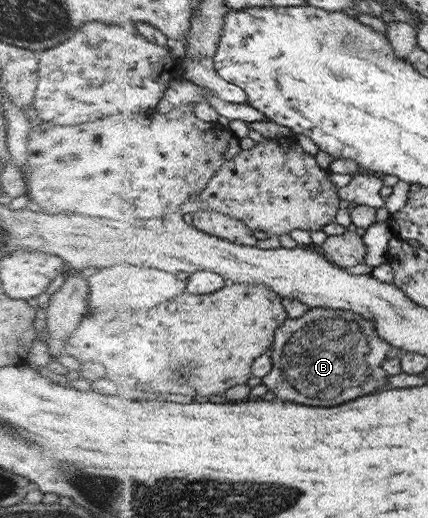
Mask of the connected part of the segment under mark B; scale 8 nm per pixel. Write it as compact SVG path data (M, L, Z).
M318 306L312 308L303 318L290 318L280 326L273 348L274 369L263 382L270 390L281 396L280 400L291 400L307 406L341 406L345 402L367 396L375 390L381 390L389 377L381 368L383 360L399 358L403 354L401 348L391 346L377 334L376 326L362 314Z

